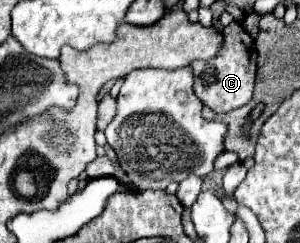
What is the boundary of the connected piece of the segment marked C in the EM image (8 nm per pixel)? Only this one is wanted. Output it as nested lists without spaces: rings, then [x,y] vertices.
[[[232,22],[222,32],[222,50],[212,60],[198,60],[192,62],[194,70],[194,92],[204,102],[204,106],[212,108],[214,112],[230,112],[240,108],[252,100],[254,92],[254,78],[256,78],[256,62],[254,62],[254,44],[246,30]]]

